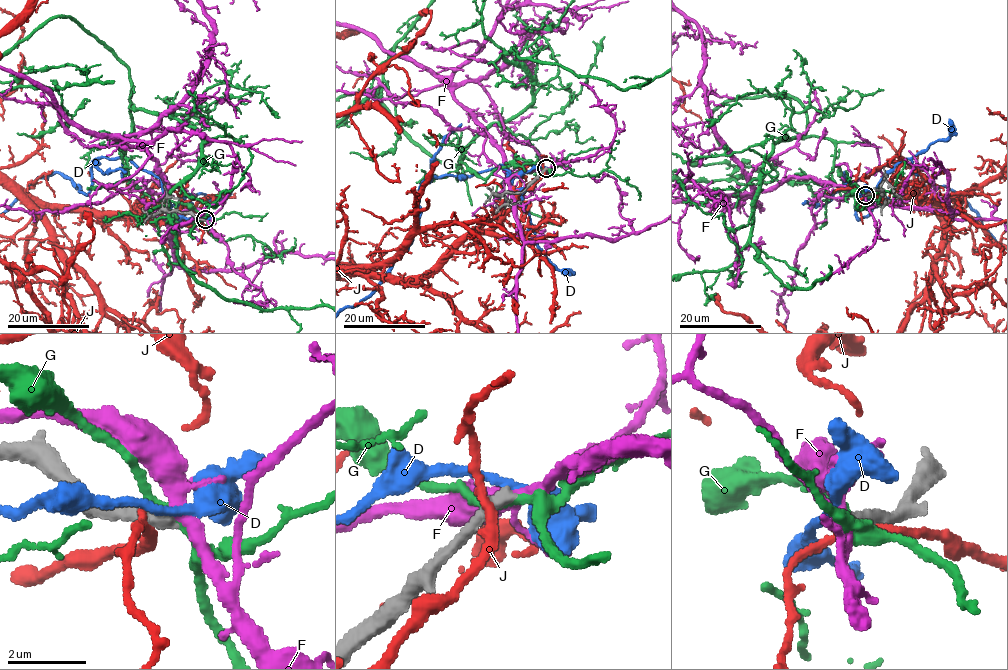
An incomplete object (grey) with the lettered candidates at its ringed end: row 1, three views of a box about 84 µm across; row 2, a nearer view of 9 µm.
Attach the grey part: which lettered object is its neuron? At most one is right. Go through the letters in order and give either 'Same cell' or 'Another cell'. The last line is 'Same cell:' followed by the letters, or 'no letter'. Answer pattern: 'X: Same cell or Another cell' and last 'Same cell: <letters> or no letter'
D: Another cell
F: Another cell
G: Another cell
J: Another cell
Same cell: no letter

